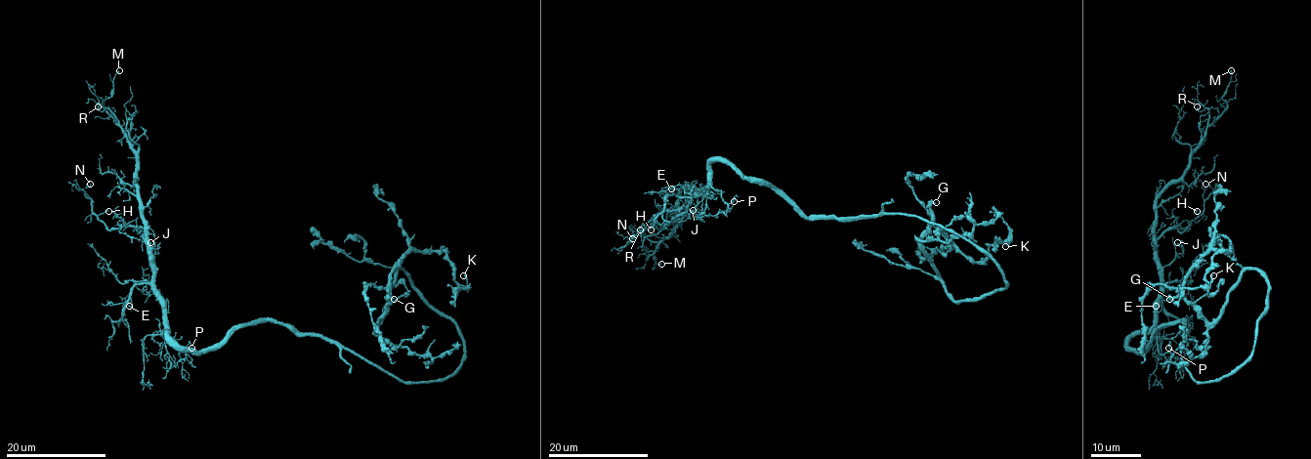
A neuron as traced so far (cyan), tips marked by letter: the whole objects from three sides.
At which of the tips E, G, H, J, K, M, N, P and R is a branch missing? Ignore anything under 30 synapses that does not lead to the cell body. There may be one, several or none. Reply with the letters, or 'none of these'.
none of these

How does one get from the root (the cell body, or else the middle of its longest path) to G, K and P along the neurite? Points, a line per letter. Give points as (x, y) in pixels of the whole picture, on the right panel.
G: (1182, 359), (1197, 381), (1235, 371), (1253, 349), (1268, 283), (1247, 269), (1210, 322), (1184, 299), (1169, 299)
K: (1182, 359), (1219, 381), (1253, 349), (1267, 280), (1247, 269), (1209, 322), (1183, 278), (1228, 251), (1213, 275)
P: (1182, 359), (1184, 321), (1162, 326), (1141, 351), (1128, 340), (1152, 334), (1161, 354), (1168, 348)

